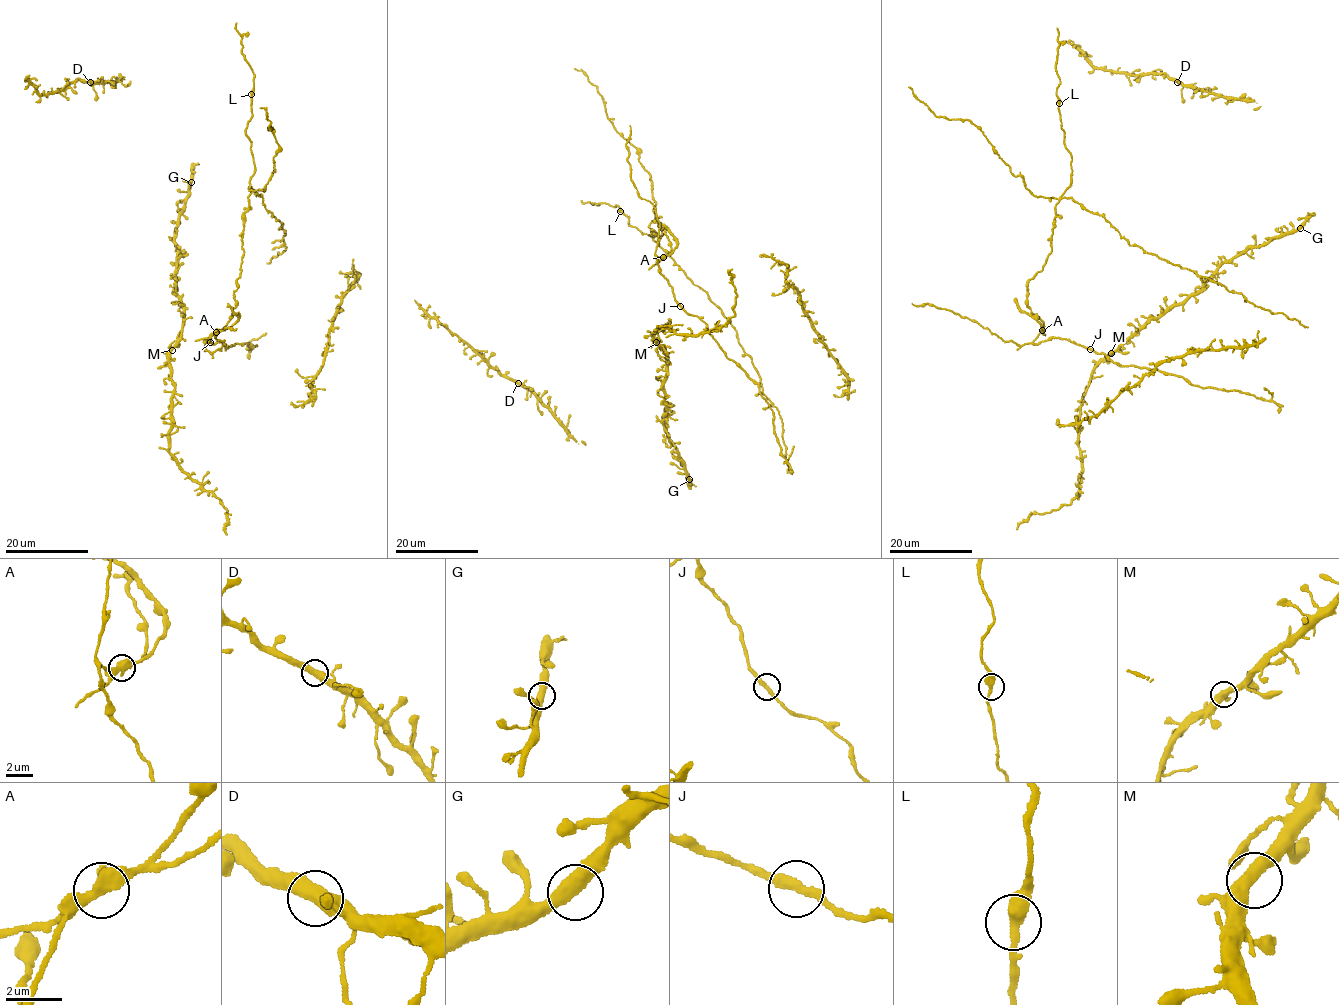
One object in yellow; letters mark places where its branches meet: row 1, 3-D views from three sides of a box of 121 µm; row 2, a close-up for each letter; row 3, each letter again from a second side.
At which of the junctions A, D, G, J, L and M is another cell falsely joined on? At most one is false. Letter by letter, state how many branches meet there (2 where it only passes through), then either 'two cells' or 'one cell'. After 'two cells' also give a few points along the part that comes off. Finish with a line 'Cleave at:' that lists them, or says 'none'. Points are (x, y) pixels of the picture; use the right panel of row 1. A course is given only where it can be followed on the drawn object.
A: 2 | two cells | (1043, 330), (1014, 298)
D: 2 | one cell
G: 2 | one cell
J: 2 | one cell
L: 2 | one cell
M: 2 | one cell
Cleave at: A

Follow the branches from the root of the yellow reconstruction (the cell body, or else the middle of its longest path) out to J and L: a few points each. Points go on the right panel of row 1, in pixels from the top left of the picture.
J: (1043, 328), (1034, 343), (1063, 338), (1089, 349)
L: (1043, 328), (1027, 306), (1027, 281), (1051, 252), (1056, 203), (1070, 184), (1072, 155), (1065, 147), (1059, 103)

